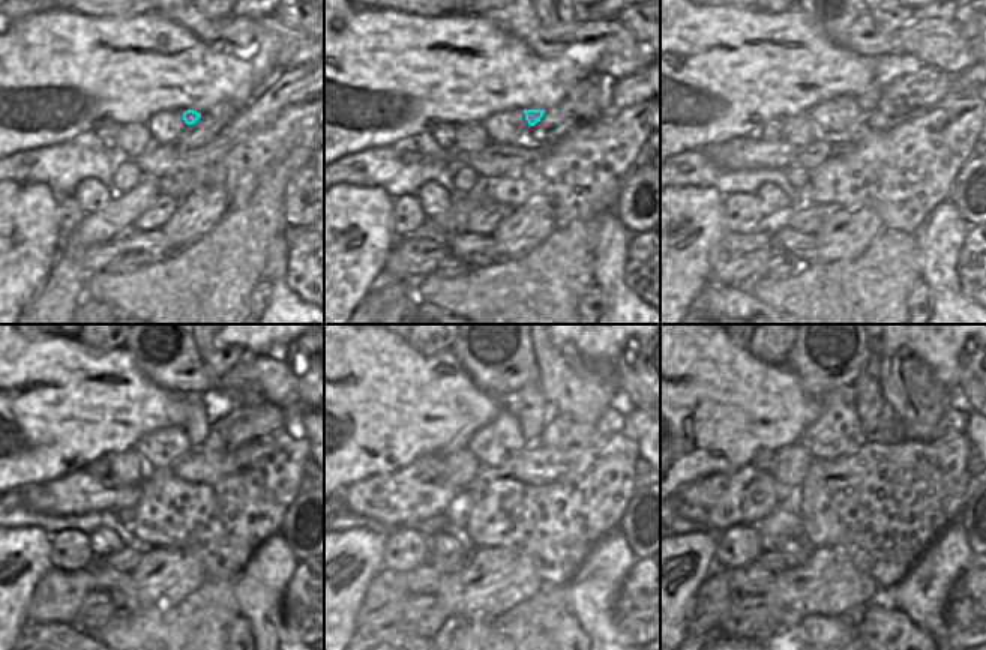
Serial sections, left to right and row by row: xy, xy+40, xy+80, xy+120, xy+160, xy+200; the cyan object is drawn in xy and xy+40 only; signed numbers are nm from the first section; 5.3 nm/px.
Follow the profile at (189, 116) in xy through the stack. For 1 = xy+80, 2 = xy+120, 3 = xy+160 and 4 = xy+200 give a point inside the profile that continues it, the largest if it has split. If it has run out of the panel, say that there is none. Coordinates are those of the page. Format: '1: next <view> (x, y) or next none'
1: next xy+80 (868, 101)
2: next xy+120 (197, 425)
3: next xy+160 (527, 404)
4: next xy+200 (866, 395)

